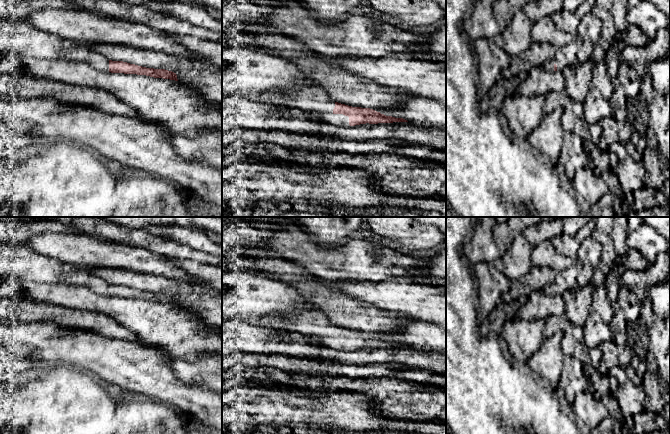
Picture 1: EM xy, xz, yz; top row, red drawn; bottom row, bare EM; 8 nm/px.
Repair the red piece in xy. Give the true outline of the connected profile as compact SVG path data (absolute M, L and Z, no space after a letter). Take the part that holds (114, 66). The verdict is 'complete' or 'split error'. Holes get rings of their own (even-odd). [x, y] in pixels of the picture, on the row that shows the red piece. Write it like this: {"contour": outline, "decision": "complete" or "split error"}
{"contour": "M0 19L0 52L4 51L16 51L29 58L81 61L103 72L146 75L178 81L176 73L172 71L108 60L86 43L38 30L25 19Z", "decision": "split error"}

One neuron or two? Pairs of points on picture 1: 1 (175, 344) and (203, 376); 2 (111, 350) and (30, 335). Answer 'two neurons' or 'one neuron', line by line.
1: two neurons
2: one neuron

